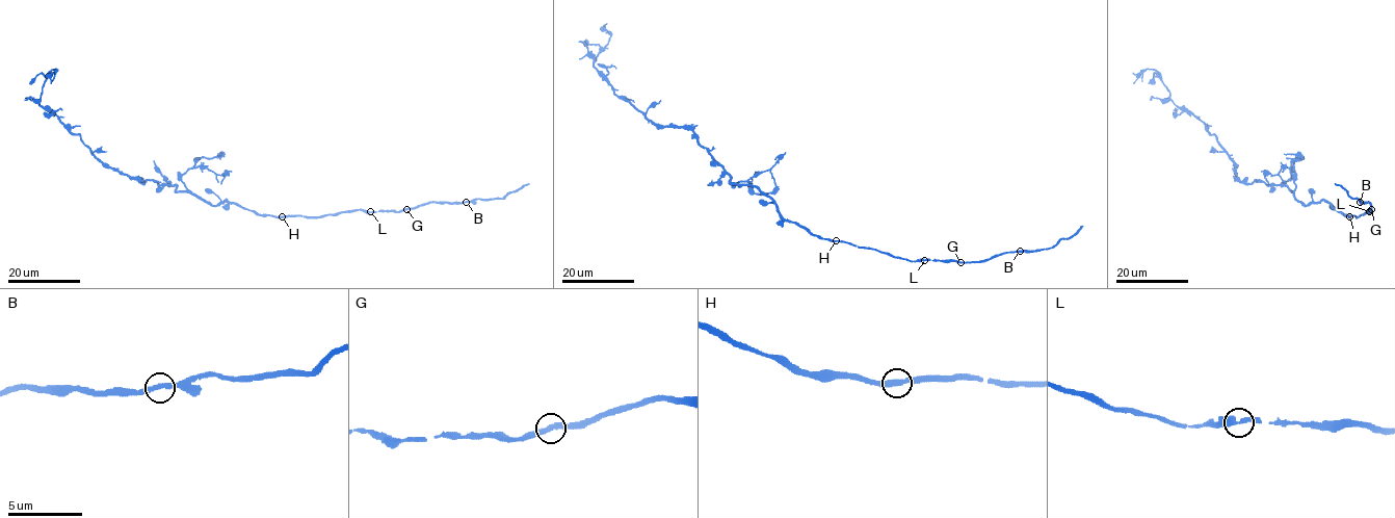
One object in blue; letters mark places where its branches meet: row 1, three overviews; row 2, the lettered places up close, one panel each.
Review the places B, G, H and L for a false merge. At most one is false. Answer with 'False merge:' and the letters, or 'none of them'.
False merge: none of them

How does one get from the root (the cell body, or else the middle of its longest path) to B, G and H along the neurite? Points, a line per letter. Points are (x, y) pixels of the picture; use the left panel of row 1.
B: (221, 202), (228, 200), (258, 214), (271, 216), (323, 216), (359, 209), (403, 211), (432, 202), (466, 202)
G: (221, 202), (228, 200), (258, 214), (271, 216), (323, 216), (359, 209), (369, 212), (406, 209)
H: (221, 202), (228, 200), (258, 214), (282, 217)

